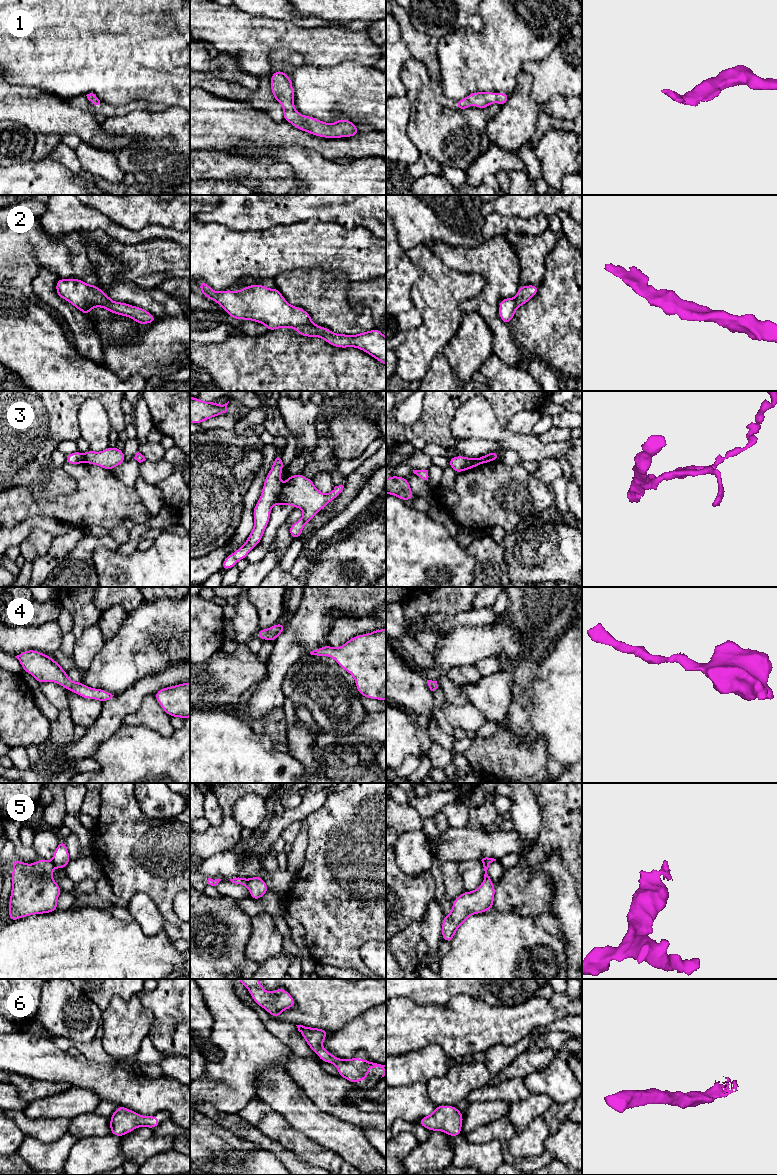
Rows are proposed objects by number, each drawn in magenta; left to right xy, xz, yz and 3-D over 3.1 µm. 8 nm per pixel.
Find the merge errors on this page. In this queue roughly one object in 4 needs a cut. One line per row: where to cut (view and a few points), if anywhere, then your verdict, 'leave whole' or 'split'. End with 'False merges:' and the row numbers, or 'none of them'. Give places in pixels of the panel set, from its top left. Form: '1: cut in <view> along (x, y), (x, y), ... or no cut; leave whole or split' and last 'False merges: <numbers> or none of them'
1: no cut; leave whole
2: no cut; leave whole
3: cut in xz along (283, 485), (278, 503); split
4: no cut; leave whole
5: cut in xz along (248, 879), (246, 886); split
6: no cut; leave whole
False merges: 3, 5

